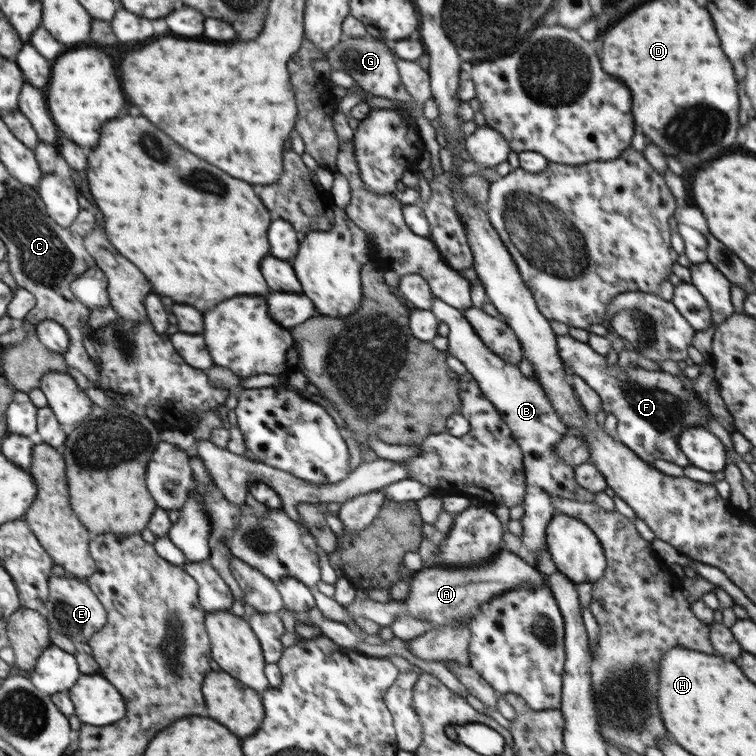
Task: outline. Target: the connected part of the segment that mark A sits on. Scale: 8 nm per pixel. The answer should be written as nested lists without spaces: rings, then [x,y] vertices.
[[[504,549],[486,565],[469,567],[432,567],[425,566],[422,571],[409,578],[409,594],[404,601],[380,603],[370,598],[354,599],[348,606],[343,606],[346,614],[352,619],[366,618],[382,627],[390,627],[400,616],[407,615],[416,619],[425,619],[434,626],[469,625],[474,614],[478,613],[481,604],[490,602],[494,596],[500,596],[516,588],[548,588],[547,580],[536,567],[529,566],[517,554]]]

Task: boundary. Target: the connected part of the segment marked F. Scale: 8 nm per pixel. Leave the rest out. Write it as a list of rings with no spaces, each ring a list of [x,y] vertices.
[[[569,334],[556,335],[556,349],[564,365],[572,368],[599,394],[602,410],[616,416],[614,435],[618,441],[649,464],[654,460],[666,460],[682,468],[690,465],[678,446],[680,433],[690,426],[706,426],[708,420],[714,418],[708,402],[694,390],[694,381],[681,380],[662,369],[649,371],[641,366],[621,368],[619,364],[609,365],[606,357],[600,357],[587,343]]]

